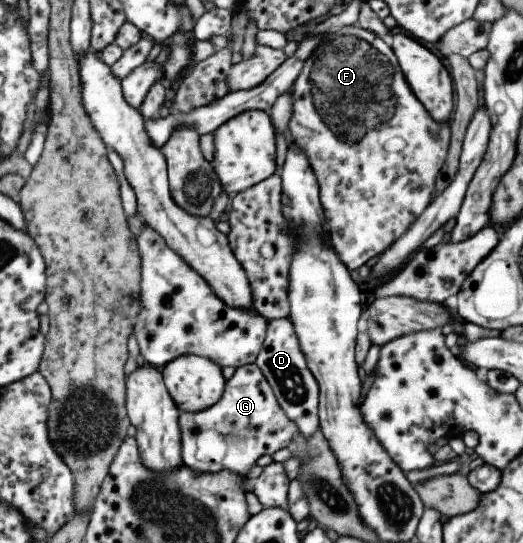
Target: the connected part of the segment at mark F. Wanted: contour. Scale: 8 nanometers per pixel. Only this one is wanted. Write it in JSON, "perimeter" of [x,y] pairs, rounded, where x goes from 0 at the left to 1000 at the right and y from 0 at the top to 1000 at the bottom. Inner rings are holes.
{"perimeter":[[[686,46],[641,52],[616,64],[614,79],[600,98],[587,109],[574,138],[558,157],[560,168],[560,210],[553,223],[554,245],[562,267],[570,269],[589,289],[597,311],[608,328],[614,379],[623,400],[623,414],[631,451],[646,468],[650,481],[671,499],[704,484],[711,473],[727,470],[746,455],[778,422],[803,400],[803,394],[822,378],[828,368],[830,339],[834,322],[855,291],[855,278],[862,258],[862,234],[859,225],[837,227],[803,190],[788,162],[776,149],[772,133],[763,122],[759,105],[725,64],[690,52]]]}

